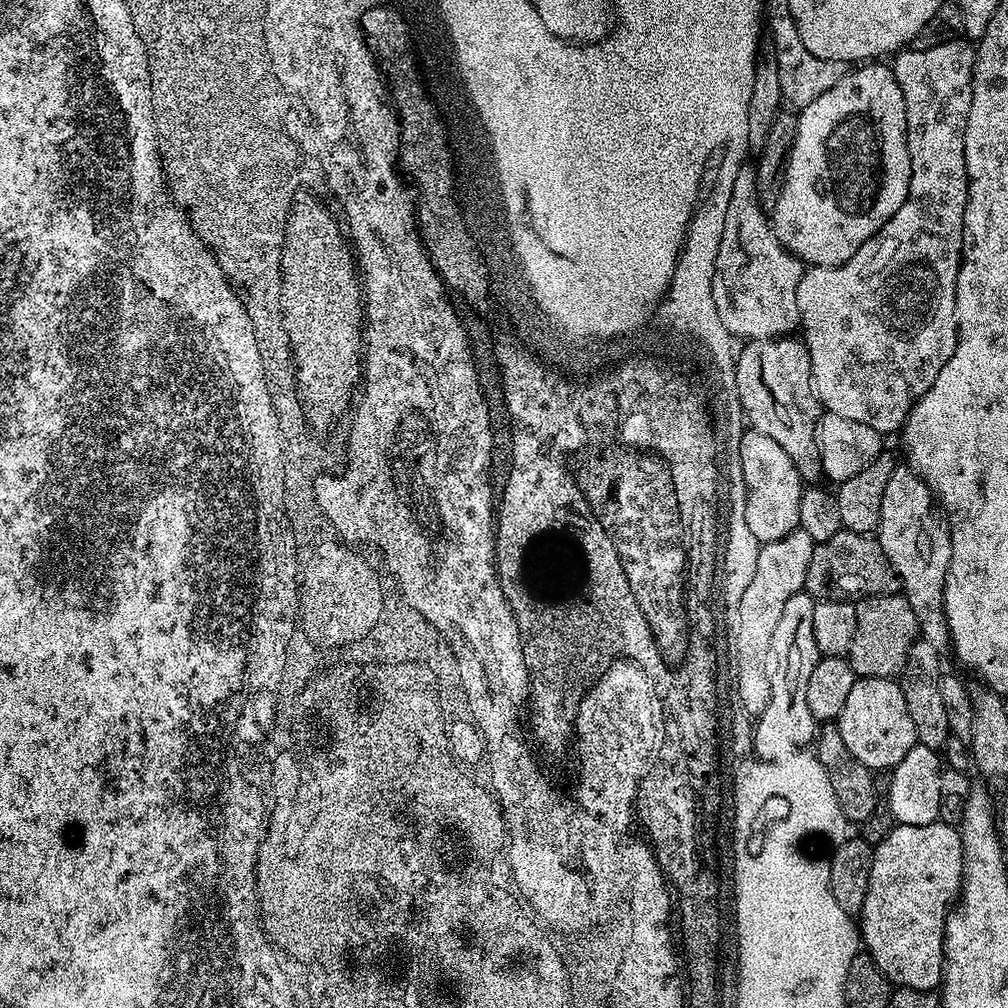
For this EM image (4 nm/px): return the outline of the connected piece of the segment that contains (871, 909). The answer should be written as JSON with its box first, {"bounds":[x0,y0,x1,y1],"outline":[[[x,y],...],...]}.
{"bounds":[859,824,964,992],"outline":[[[896,824],[893,832],[879,845],[872,849],[872,865],[870,866],[869,888],[866,890],[866,900],[859,905],[860,932],[864,935],[864,944],[867,955],[872,957],[875,968],[882,970],[886,978],[893,985],[901,988],[913,988],[919,992],[930,992],[941,987],[944,978],[944,927],[948,921],[948,914],[960,898],[960,887],[964,884],[964,867],[962,866],[962,838],[959,827],[951,824],[923,824],[922,826],[910,826],[909,824]]]}

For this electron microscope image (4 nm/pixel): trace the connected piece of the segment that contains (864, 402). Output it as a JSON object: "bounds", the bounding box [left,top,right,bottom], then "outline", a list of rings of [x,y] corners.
{"bounds":[798,38,976,434],"outline":[[[944,38],[941,44],[932,44],[929,48],[909,47],[895,53],[890,67],[898,78],[898,86],[902,86],[902,98],[906,102],[906,138],[908,139],[908,153],[910,154],[910,190],[906,202],[844,264],[836,268],[809,267],[803,273],[798,282],[798,314],[800,315],[800,328],[804,336],[802,343],[808,347],[810,354],[810,366],[812,367],[812,385],[816,391],[816,397],[820,400],[820,407],[825,413],[833,412],[848,418],[853,422],[865,423],[871,429],[881,434],[899,433],[904,427],[910,410],[916,404],[926,390],[938,378],[938,370],[950,362],[950,358],[956,349],[958,338],[958,322],[956,321],[956,279],[960,269],[960,254],[964,250],[964,211],[968,201],[968,175],[966,174],[966,154],[964,153],[964,131],[966,130],[966,118],[970,114],[970,98],[972,97],[972,71],[976,61],[975,47],[964,38]]]}

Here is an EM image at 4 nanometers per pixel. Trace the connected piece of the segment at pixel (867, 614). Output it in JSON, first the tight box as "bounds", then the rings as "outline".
{"bounds":[846,594,920,678],"outline":[[[869,594],[855,601],[857,625],[854,626],[856,644],[850,642],[846,650],[846,664],[856,664],[862,672],[876,672],[874,678],[887,678],[884,672],[893,672],[899,677],[906,666],[906,654],[918,639],[920,627],[910,610],[910,602],[902,594],[896,596],[875,596]]]}

